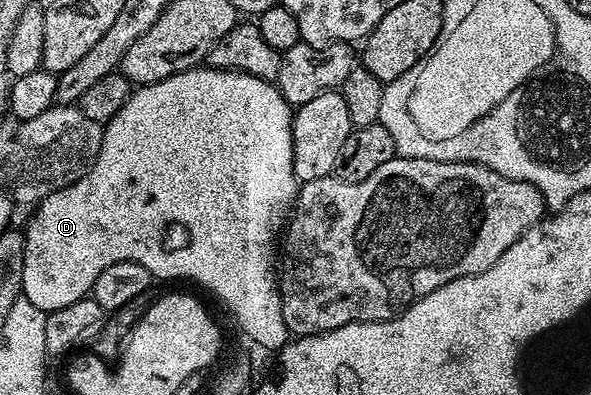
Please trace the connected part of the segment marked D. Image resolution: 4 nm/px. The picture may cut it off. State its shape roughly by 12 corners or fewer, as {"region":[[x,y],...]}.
{"region":[[200,64],[132,89],[25,225],[22,297],[109,264],[188,278],[247,338],[273,277],[293,108]]}

